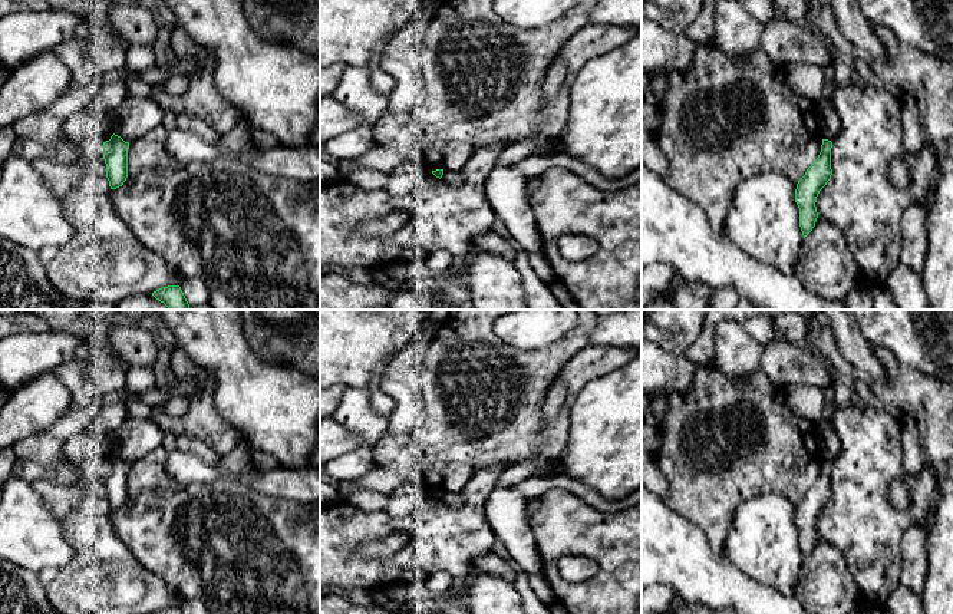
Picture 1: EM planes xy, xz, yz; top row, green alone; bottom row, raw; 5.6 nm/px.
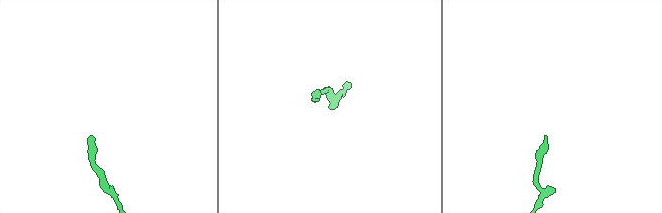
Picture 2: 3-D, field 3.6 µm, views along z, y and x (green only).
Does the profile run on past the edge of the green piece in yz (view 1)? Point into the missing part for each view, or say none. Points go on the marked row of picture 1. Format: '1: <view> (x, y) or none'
1: none

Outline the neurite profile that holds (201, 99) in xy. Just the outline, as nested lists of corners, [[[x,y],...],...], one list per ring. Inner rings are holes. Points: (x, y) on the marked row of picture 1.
[[[175,26],[171,30],[171,47],[177,60],[194,60],[199,72],[184,77],[184,93],[171,95],[162,85],[152,86],[151,98],[166,110],[192,115],[215,132],[228,133],[241,119],[238,110],[217,90],[215,56],[205,47],[199,47],[185,29]]]

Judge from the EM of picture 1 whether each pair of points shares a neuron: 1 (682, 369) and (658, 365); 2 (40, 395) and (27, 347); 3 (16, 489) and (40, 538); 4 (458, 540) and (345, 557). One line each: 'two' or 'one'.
1: one
2: two
3: one
4: one

